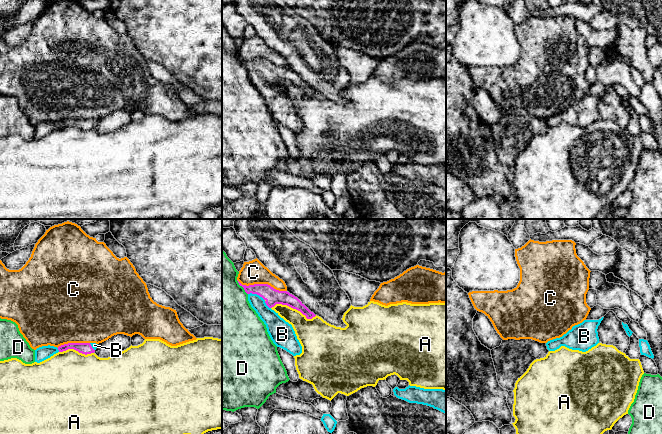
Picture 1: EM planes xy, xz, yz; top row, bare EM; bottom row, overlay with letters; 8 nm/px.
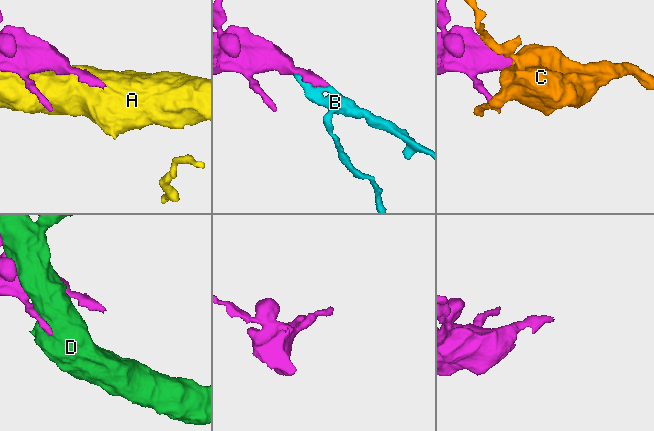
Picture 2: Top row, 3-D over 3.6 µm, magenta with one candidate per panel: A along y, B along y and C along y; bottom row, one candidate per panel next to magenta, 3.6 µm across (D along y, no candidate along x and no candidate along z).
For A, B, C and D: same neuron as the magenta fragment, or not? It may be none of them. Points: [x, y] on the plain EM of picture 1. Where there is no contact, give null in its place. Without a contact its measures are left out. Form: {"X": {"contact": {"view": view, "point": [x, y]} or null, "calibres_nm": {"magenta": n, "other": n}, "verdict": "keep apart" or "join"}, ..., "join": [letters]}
{"A": {"contact": {"view": "xz", "point": [294, 84]}, "calibres_nm": {"magenta": 130, "other": 240}, "verdict": "keep apart"}, "B": {"contact": {"view": "xz", "point": [260, 72]}, "calibres_nm": {"magenta": 130, "other": 150}, "verdict": "join"}, "C": {"contact": {"view": "xz", "point": [262, 60]}, "calibres_nm": {"magenta": 130, "other": 190}, "verdict": "keep apart"}, "D": {"contact": {"view": "xz", "point": [242, 62]}, "calibres_nm": {"magenta": 120, "other": 440}, "verdict": "keep apart"}, "join": ["B"]}

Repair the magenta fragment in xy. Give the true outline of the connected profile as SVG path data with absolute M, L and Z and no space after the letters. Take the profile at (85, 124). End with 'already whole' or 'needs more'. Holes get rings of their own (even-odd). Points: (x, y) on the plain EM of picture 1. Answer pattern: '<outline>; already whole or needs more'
M68 119L57 123L54 122L42 122L35 126L35 138L40 139L58 128L63 128L68 125L74 125L82 130L94 129L97 124L96 119Z; needs more

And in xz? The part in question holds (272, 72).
M239 57L238 59L244 64L245 68L248 70L248 77L251 83L256 87L260 95L266 101L267 108L273 119L277 123L286 126L293 132L300 131L302 129L302 122L297 115L292 101L286 98L283 94L281 94L278 89L276 89L271 84L274 83L276 80L282 80L300 87L303 91L306 92L307 95L312 95L316 91L311 88L297 73L287 67L276 66L268 60L254 60L246 62L242 61Z; needs more

